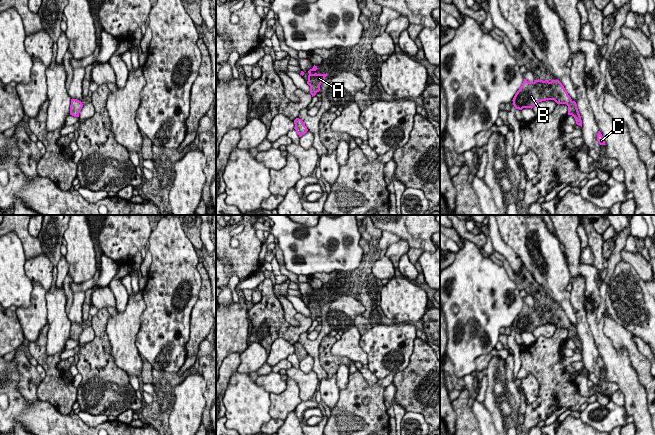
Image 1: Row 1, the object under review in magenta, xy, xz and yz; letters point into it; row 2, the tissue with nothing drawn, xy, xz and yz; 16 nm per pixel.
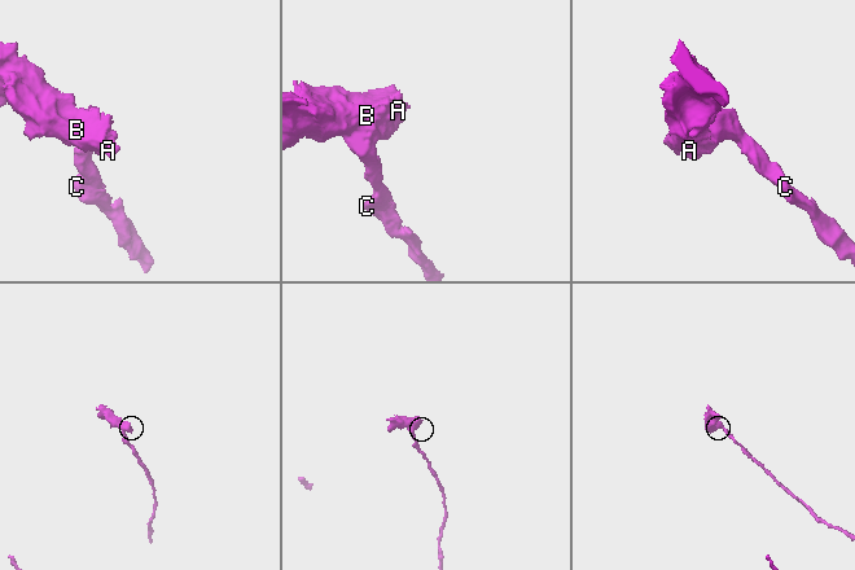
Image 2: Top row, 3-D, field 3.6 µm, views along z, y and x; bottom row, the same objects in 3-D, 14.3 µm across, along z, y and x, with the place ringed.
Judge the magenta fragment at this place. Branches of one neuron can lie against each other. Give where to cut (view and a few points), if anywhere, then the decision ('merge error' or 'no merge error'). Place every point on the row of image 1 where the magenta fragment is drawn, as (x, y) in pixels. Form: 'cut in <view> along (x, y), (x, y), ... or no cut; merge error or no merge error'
no cut; no merge error

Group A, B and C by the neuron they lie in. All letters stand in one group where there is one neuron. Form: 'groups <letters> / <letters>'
groups A B C

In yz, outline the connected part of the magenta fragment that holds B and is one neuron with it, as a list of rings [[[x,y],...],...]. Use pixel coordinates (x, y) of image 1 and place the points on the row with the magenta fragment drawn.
[[[524,79],[521,87],[513,98],[515,109],[533,108],[537,103],[554,100],[557,104],[568,106],[568,115],[575,118],[576,124],[582,127],[582,120],[577,104],[571,99],[559,80],[534,80],[529,82]]]

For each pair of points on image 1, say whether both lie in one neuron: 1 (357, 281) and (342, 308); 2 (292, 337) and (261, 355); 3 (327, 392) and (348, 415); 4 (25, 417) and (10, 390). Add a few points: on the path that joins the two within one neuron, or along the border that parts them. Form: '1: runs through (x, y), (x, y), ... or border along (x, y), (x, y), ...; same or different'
1: border along (354, 297), (340, 296), (338, 298); different
2: border along (251, 342), (257, 342), (268, 354); different
3: border along (340, 390), (338, 401), (330, 409); different
4: runs through (20, 410), (14, 397); same

